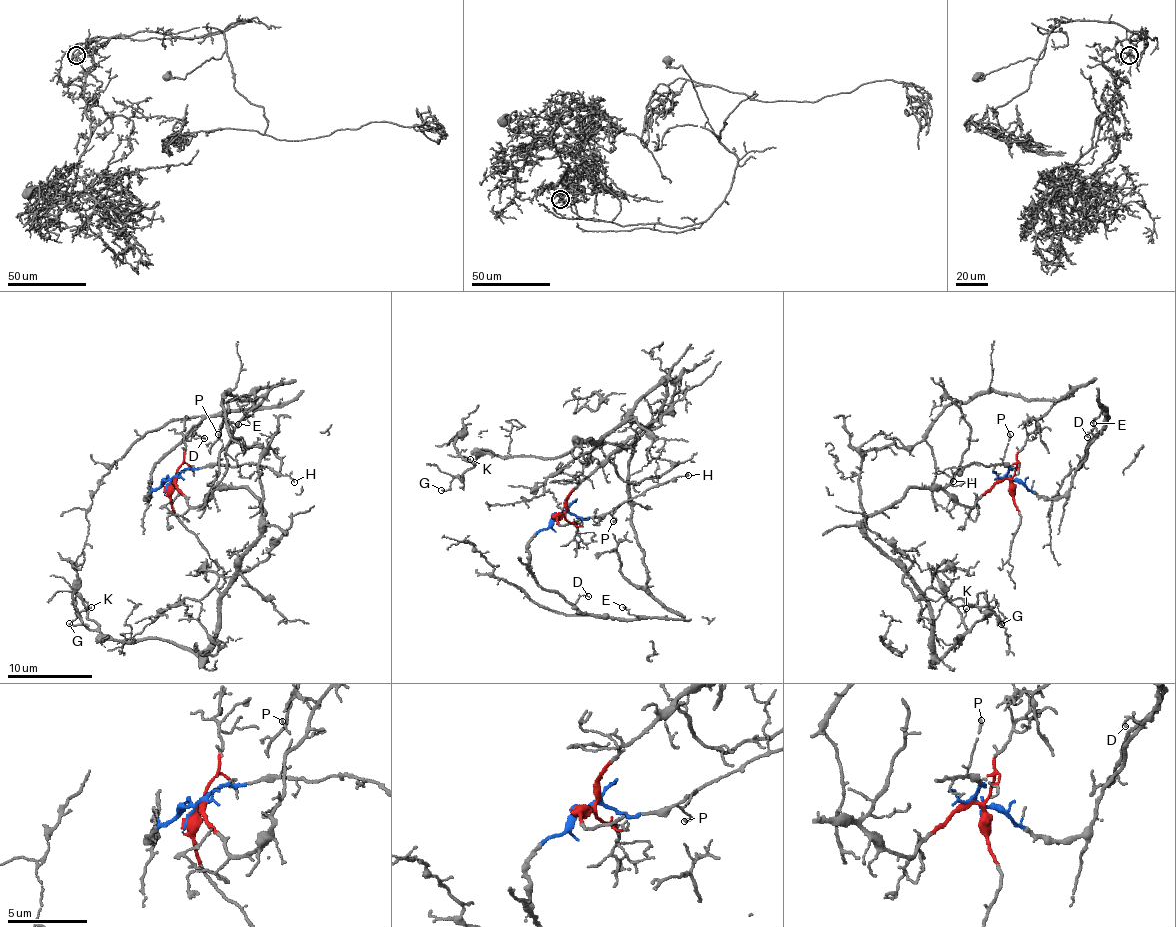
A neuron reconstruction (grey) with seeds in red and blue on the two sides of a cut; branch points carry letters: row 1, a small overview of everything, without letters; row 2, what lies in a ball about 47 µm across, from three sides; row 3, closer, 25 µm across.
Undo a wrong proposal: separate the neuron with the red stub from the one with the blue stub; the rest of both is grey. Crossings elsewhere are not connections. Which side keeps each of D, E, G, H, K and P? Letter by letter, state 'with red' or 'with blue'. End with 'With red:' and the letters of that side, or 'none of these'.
D: with blue
E: with blue
G: with red
H: with blue
K: with red
P: with blue
With red: G, K

